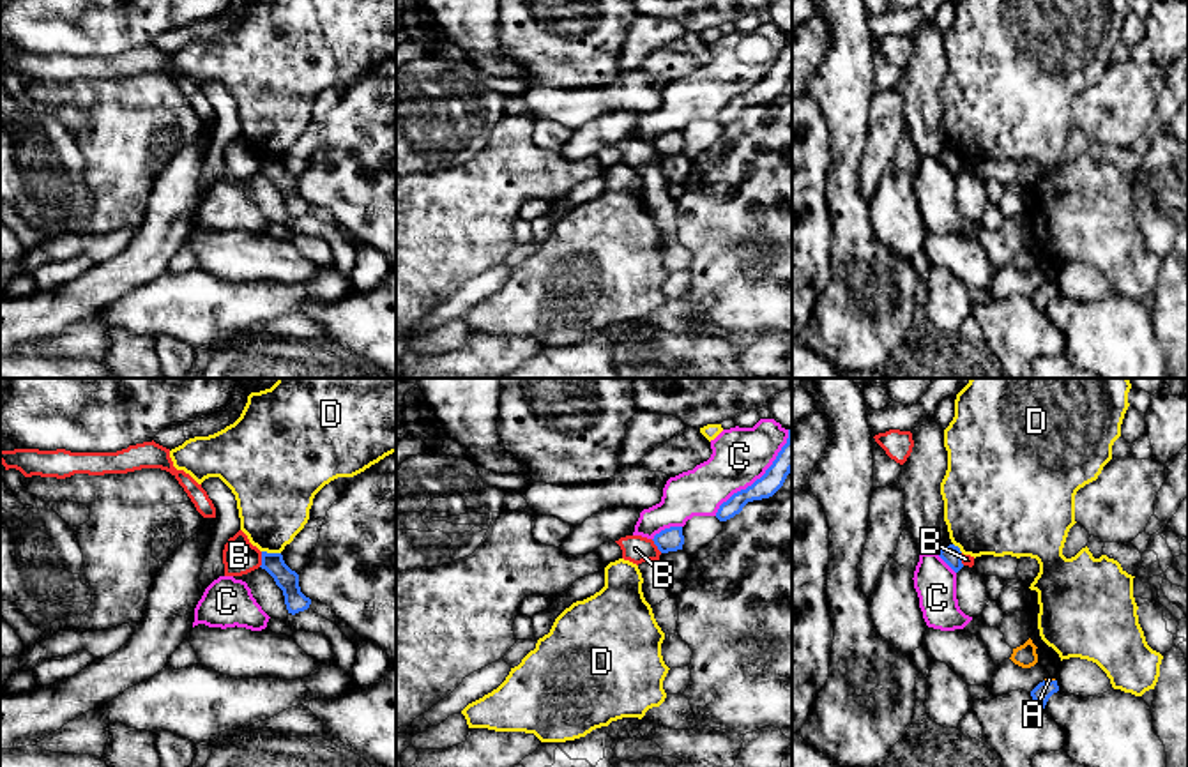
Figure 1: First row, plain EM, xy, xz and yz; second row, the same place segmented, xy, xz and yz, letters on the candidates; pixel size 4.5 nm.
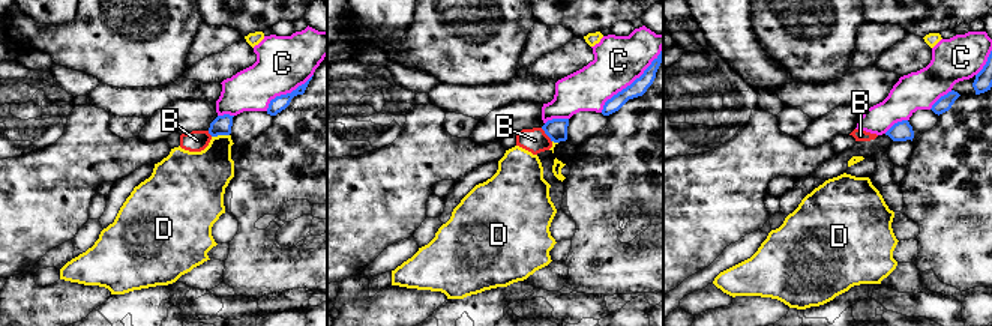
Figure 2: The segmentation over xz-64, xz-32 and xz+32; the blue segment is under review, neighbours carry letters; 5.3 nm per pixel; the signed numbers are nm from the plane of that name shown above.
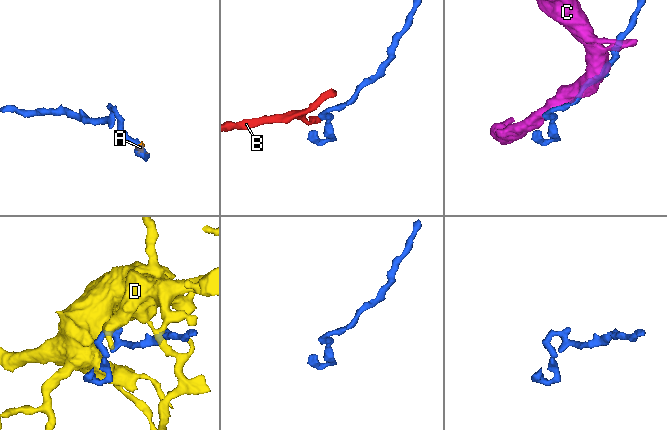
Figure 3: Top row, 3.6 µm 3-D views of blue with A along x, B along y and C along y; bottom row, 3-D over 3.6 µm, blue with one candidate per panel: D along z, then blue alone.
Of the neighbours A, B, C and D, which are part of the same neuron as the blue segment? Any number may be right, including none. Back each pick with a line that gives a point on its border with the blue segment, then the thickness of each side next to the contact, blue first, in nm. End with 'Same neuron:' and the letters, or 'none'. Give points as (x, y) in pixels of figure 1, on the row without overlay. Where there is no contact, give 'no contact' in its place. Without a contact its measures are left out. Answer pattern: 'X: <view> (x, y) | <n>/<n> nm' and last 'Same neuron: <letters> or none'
A: yz (1050, 285) | 80/20 nm
Same neuron: A

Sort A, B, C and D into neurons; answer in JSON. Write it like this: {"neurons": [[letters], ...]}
{"neurons": [["A"], ["B"], ["C"], ["D"]]}

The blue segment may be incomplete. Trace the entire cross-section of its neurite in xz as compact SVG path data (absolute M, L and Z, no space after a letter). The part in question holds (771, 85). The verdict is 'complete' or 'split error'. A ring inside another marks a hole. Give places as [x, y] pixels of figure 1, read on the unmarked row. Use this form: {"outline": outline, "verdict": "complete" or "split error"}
{"outline": "M788 34L787 48L778 57L765 78L746 94L734 97L723 106L716 117L720 125L727 125L739 118L748 106L773 101L785 87L792 74L792 34Z", "verdict": "complete"}

